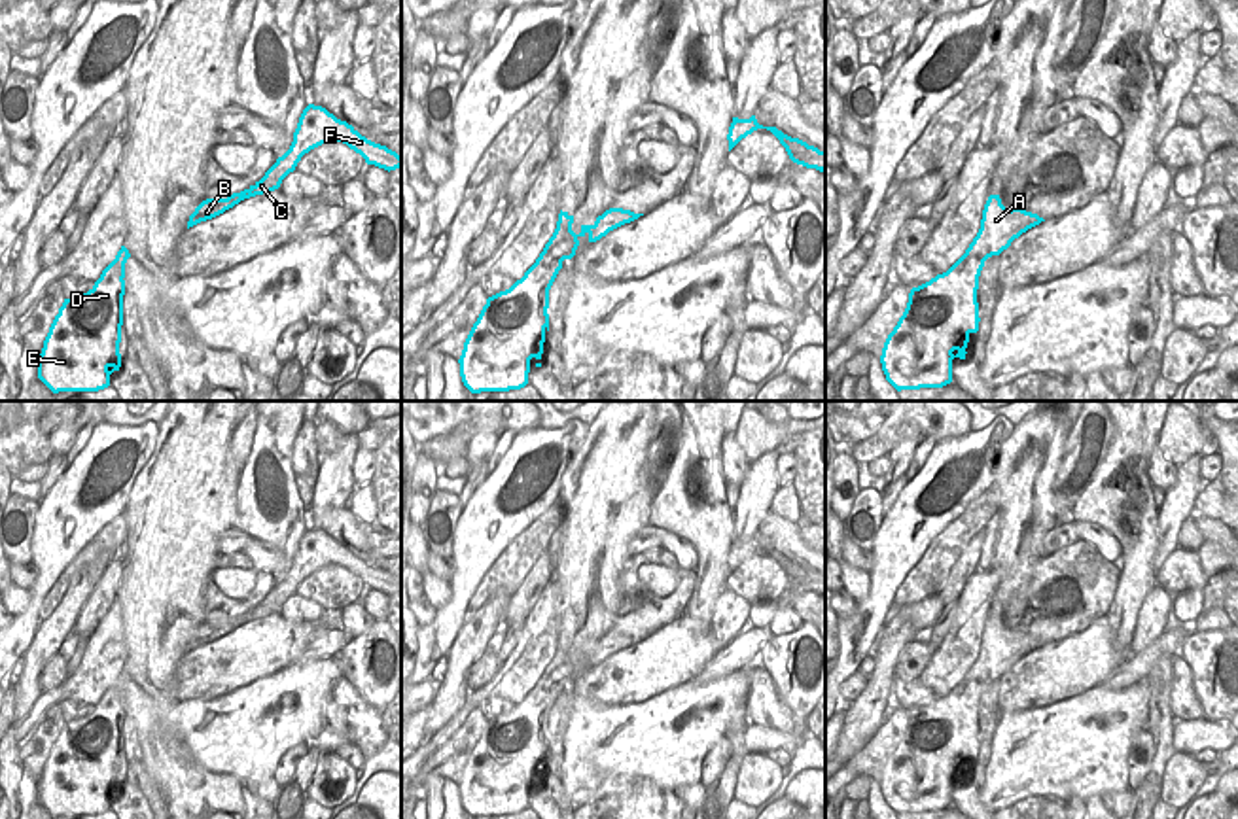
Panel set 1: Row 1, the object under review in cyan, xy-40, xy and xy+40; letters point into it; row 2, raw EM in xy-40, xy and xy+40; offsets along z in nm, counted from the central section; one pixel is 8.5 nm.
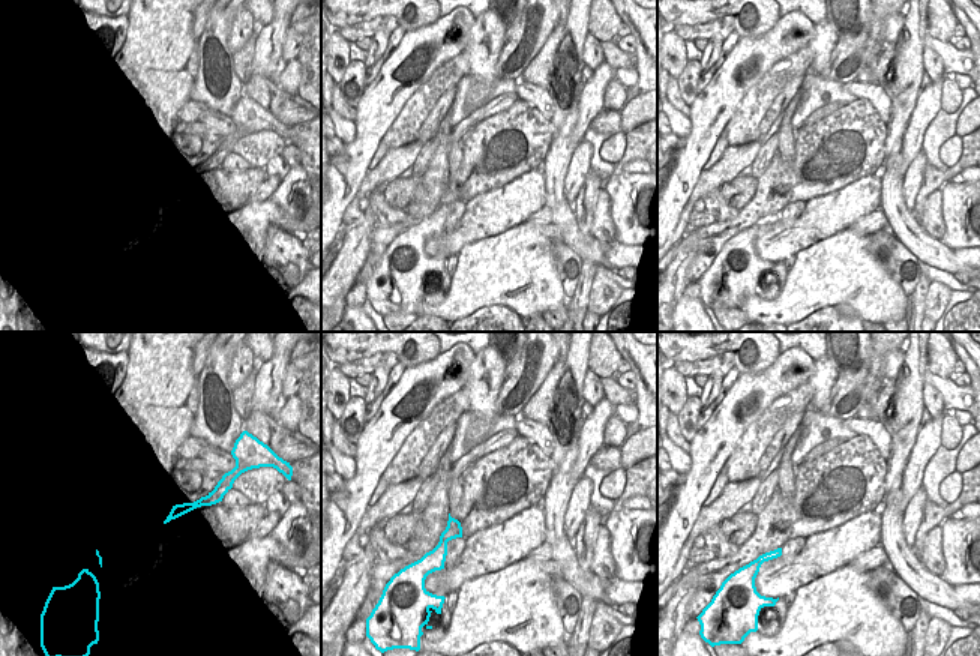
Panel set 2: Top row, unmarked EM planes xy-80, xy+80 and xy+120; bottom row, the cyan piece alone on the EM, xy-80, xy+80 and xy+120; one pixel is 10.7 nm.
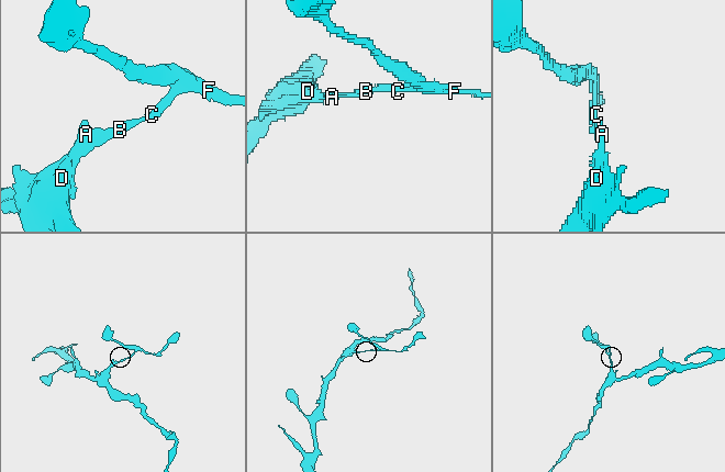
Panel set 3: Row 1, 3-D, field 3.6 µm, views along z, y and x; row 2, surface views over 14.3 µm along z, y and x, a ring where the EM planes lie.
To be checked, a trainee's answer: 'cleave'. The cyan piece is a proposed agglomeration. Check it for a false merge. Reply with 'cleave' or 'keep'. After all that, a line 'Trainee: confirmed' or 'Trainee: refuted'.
cleave
Trainee: confirmed

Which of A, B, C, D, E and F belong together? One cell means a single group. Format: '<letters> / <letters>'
A B C F / D E

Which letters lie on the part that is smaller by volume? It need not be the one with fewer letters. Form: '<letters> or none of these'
A, B, C, F

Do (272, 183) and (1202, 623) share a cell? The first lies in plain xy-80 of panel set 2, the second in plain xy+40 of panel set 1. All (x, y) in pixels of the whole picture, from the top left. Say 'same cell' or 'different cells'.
different cells

